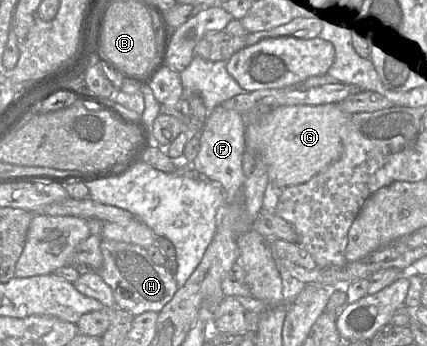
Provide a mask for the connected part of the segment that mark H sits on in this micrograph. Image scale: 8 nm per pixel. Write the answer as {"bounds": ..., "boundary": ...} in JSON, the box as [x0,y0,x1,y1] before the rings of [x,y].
{"bounds":[98,238,178,316],"boundary":[[[103,238],[100,248],[103,265],[98,273],[112,289],[118,308],[127,310],[134,316],[146,311],[159,312],[178,290],[174,275],[163,266],[155,264],[145,248]]]}

